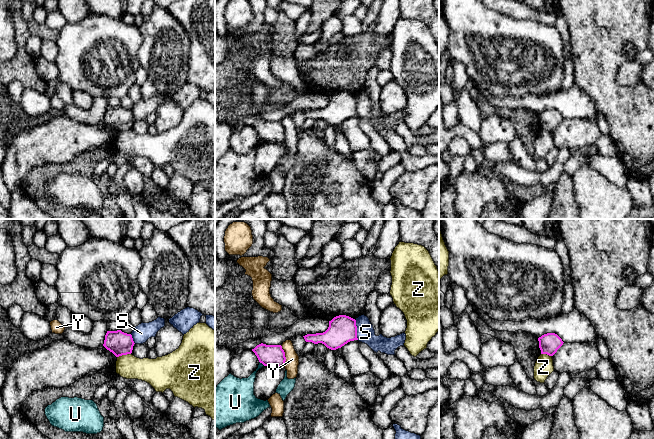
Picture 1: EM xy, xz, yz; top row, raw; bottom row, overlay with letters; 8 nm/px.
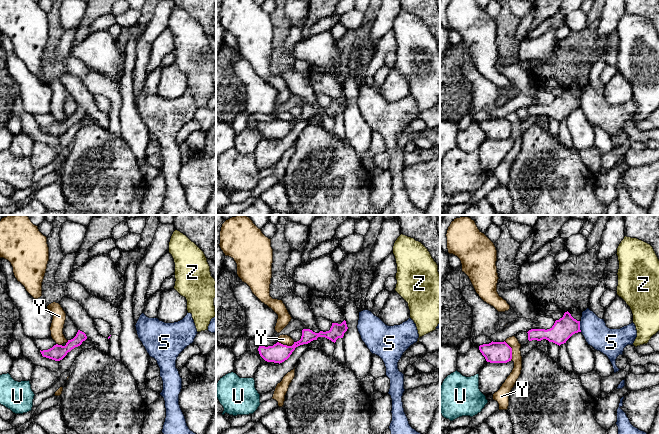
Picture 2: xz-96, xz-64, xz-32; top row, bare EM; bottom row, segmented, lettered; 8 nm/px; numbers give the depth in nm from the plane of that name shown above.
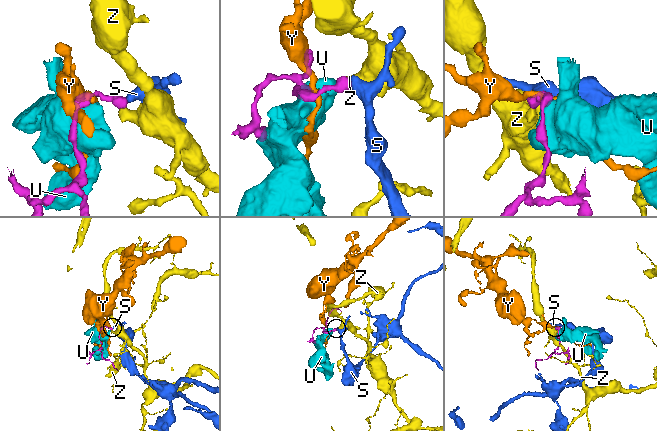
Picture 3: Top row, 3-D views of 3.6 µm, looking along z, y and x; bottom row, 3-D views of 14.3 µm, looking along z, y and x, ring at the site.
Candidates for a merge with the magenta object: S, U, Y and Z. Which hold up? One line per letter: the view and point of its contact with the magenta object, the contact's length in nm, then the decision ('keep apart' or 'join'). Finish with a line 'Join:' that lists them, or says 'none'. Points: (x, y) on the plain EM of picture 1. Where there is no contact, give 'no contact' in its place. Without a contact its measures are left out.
S: xz (356, 106) | 160 nm | keep apart
U: xz (262, 139) | 60 nm | keep apart
Y: xz (284, 132) | 180 nm | keep apart
Z: xy (123, 130) | 120 nm | keep apart
Join: none

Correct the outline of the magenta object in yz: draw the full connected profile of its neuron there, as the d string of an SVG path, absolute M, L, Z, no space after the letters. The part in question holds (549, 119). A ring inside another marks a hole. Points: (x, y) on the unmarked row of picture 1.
M547 109L538 114L541 130L553 132L563 121L562 115L555 109Z

